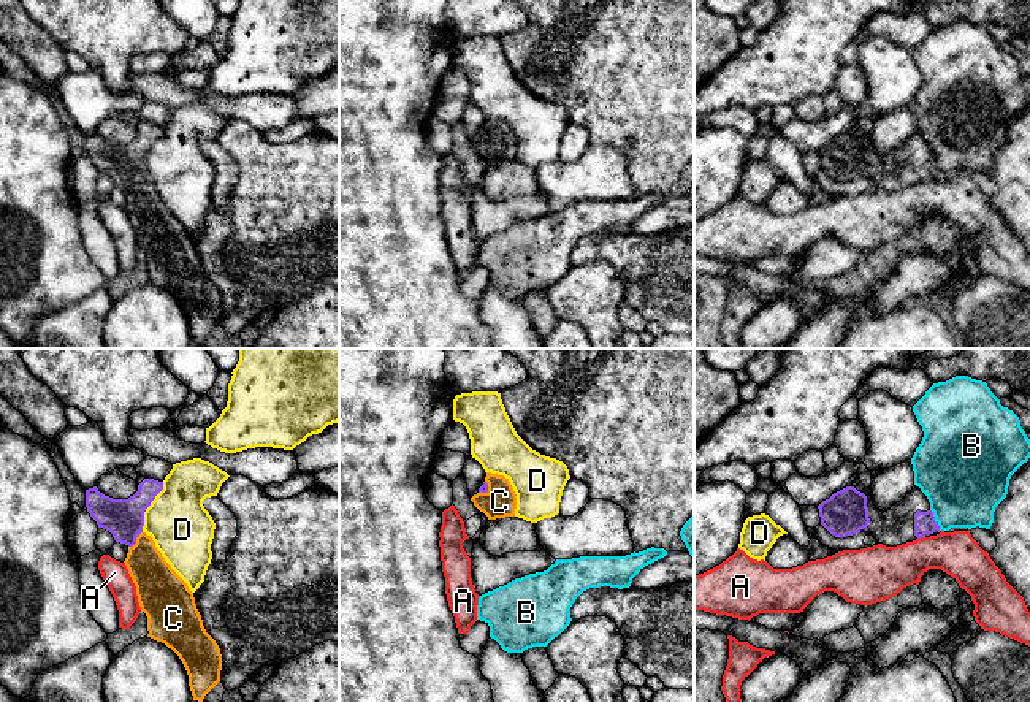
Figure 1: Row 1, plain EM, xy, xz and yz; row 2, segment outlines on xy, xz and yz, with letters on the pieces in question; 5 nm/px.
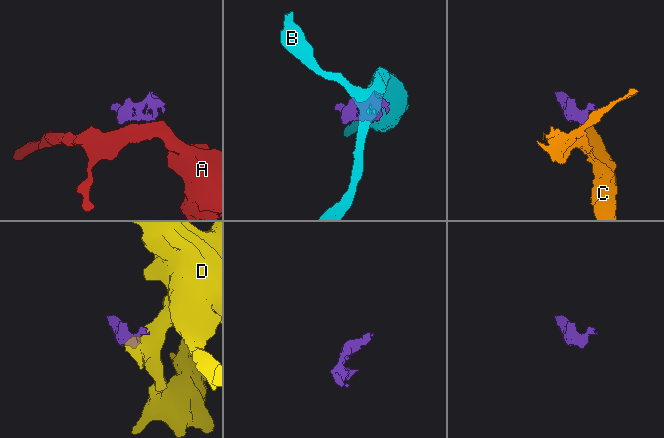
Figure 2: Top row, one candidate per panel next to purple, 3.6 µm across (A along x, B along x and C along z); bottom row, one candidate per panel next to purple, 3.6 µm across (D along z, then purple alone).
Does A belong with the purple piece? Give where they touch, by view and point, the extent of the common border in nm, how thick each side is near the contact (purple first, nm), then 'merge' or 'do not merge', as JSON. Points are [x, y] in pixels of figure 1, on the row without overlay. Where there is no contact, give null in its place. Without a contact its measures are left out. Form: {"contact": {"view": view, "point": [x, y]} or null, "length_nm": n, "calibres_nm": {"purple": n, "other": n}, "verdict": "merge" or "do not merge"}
{"contact": {"view": "yz", "point": [921, 181]}, "length_nm": 40, "calibres_nm": {"purple": 110, "other": 240}, "verdict": "do not merge"}

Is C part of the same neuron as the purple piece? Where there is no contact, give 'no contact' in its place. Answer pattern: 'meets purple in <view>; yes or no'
meets purple in xy; yes

